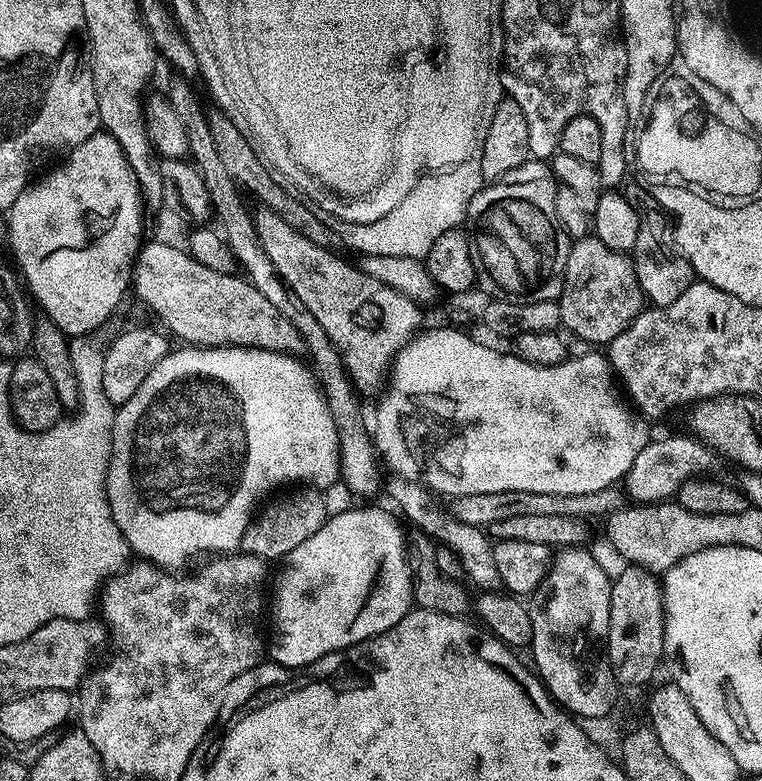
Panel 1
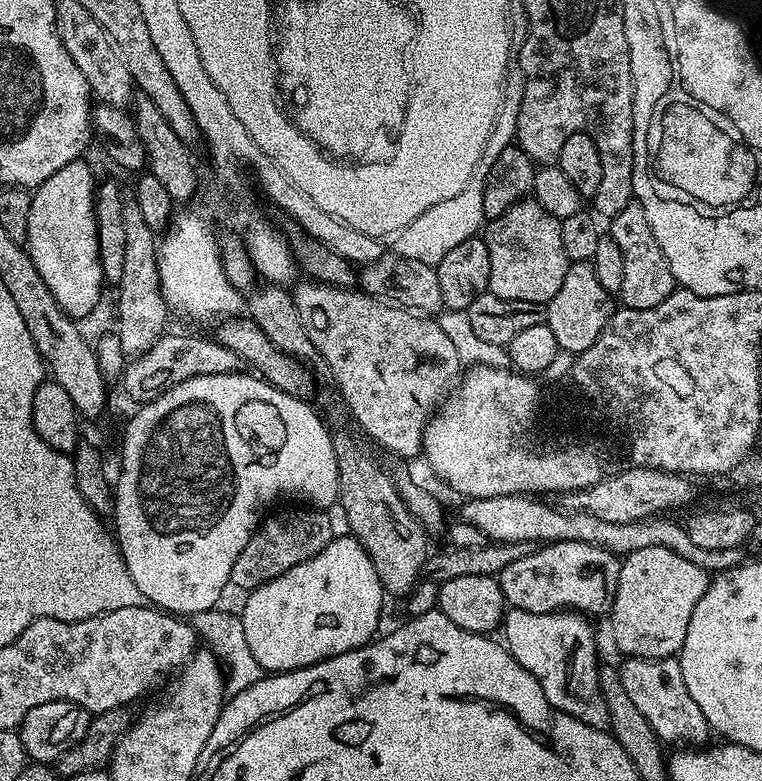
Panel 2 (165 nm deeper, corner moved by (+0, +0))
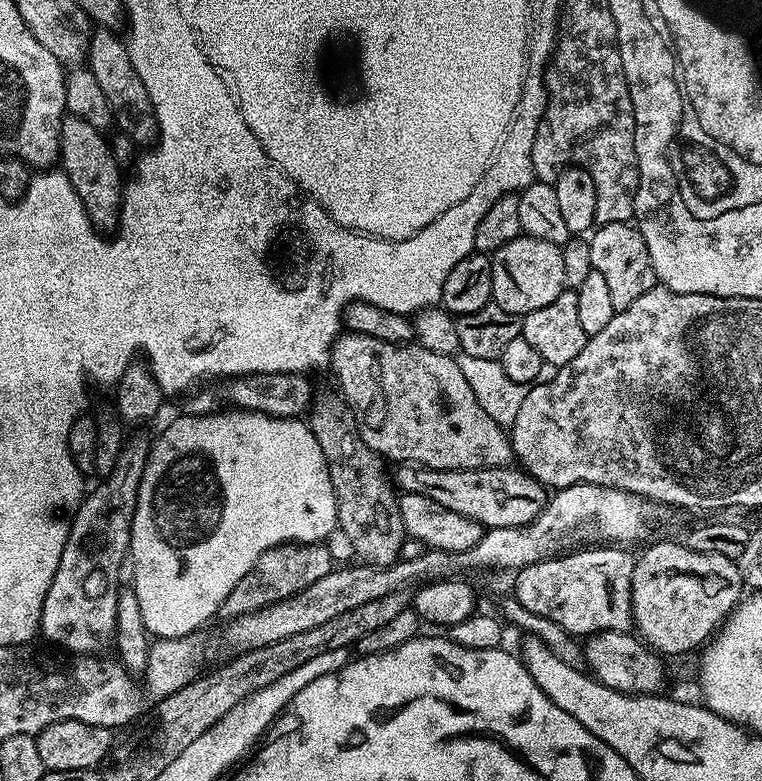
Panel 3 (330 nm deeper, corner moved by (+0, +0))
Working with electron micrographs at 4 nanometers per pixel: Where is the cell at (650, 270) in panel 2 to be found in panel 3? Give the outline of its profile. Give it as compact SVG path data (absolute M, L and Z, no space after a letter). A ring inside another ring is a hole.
M610 222L599 225L587 237L587 241L590 246L592 271L602 274L616 309L630 306L630 302L642 298L646 290L657 287L656 271L650 262L650 250L646 250L646 242L635 223Z

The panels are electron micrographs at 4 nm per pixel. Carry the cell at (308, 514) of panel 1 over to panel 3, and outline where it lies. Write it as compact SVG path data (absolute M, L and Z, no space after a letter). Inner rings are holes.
M327 543L281 546L260 556L258 562L254 562L254 566L238 582L238 586L234 586L230 594L226 594L219 615L225 616L225 621L231 622L238 616L261 612L263 608L274 602L296 596L302 590L306 590L306 586L318 582L318 578L326 578L326 574L330 574L333 567L334 562L330 558Z

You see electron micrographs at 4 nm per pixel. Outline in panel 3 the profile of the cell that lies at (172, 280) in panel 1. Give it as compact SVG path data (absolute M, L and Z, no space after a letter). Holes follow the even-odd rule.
M65 115L60 131L59 167L68 176L79 200L83 202L93 225L102 232L113 231L119 225L120 204L123 200L123 181L120 180L120 164L108 145L103 131L82 118Z

